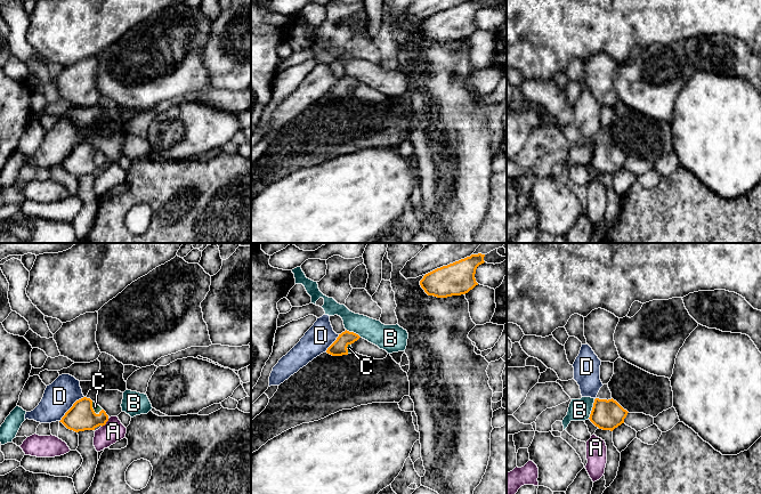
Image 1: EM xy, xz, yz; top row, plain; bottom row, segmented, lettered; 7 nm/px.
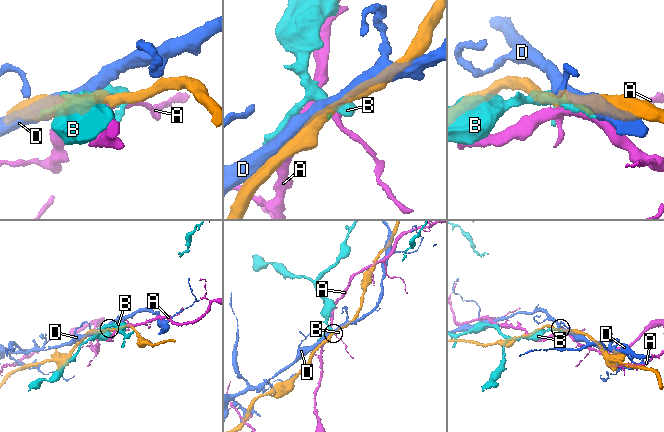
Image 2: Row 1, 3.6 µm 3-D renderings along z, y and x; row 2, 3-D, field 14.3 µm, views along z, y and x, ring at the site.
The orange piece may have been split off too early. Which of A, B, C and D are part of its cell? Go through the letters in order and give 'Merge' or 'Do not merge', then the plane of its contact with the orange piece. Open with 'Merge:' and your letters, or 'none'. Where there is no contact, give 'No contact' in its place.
Merge: C
A: Do not merge. Touches orange in xy
B: Do not merge. Touches orange in yz
C: Merge. Touches orange in xy
D: Do not merge. Touches orange in xy

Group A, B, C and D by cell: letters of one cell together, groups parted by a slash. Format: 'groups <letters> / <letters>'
groups A / B / C / D

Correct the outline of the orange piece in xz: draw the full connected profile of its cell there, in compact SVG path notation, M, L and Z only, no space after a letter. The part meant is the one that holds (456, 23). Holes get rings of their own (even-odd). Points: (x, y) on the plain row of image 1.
M470 0L447 10L437 13L423 21L421 32L428 40L447 42L468 38L478 27L475 18L485 0Z

